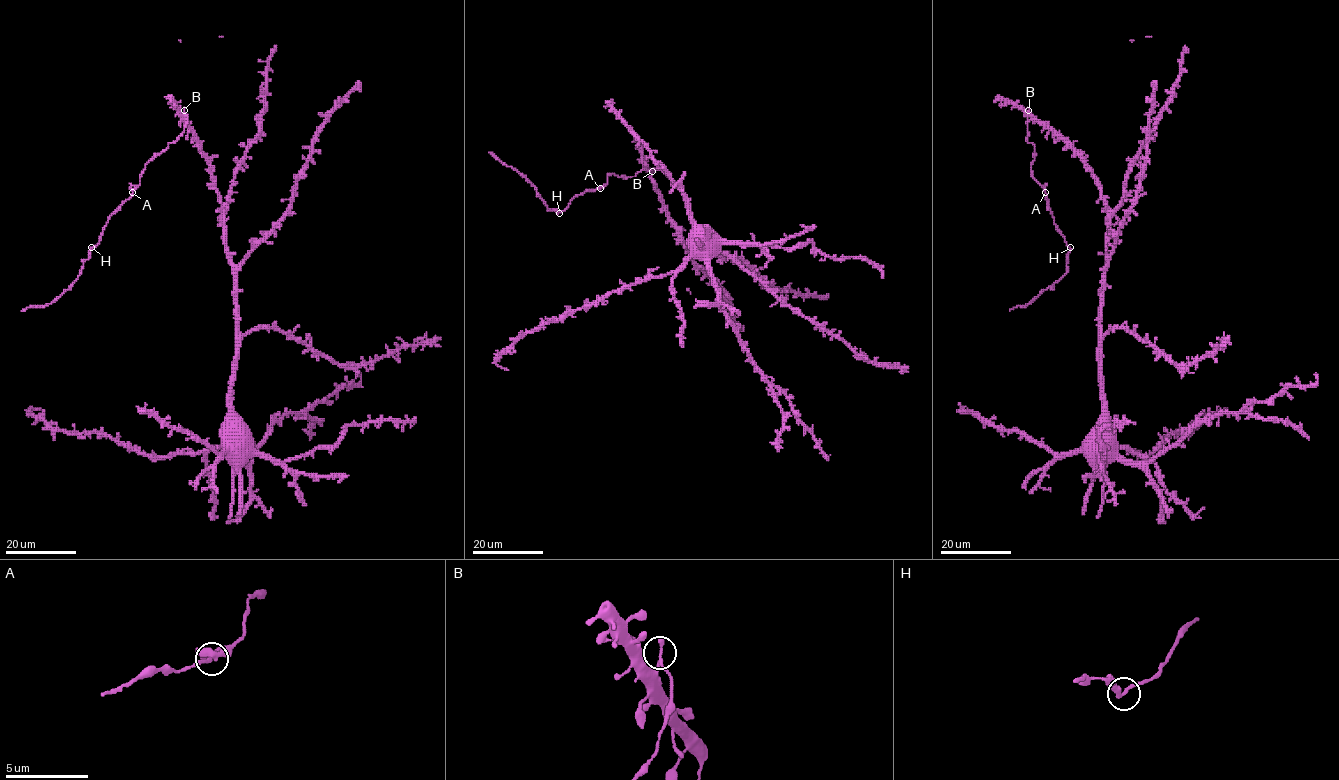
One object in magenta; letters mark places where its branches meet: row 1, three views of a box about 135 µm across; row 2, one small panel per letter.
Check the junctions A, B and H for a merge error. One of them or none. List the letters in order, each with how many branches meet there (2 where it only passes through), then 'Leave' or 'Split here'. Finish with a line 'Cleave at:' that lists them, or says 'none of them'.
A: Branches: 3. Leave
B: Branches: 2. Split here
H: Branches: 2. Leave
Cleave at: B

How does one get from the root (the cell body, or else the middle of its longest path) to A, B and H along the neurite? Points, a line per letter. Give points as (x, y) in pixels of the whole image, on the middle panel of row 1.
A: (700, 243), (704, 243), (691, 250), (679, 237), (654, 187), (653, 169), (628, 177), (609, 174), (600, 188)
B: (700, 243), (698, 245), (704, 243), (691, 250), (683, 242), (654, 187), (652, 171)
H: (700, 243), (691, 250), (679, 237), (653, 169), (609, 174), (604, 185), (576, 196), (559, 213)

